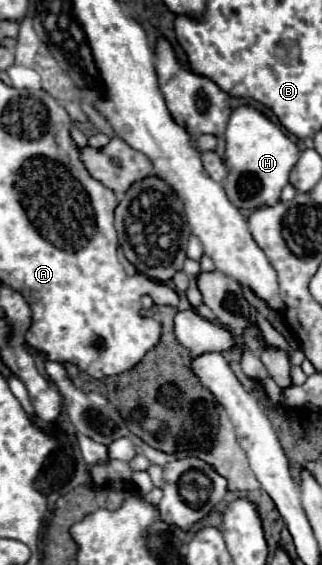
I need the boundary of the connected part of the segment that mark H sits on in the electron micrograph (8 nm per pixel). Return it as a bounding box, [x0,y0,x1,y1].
[224,104,298,210]

